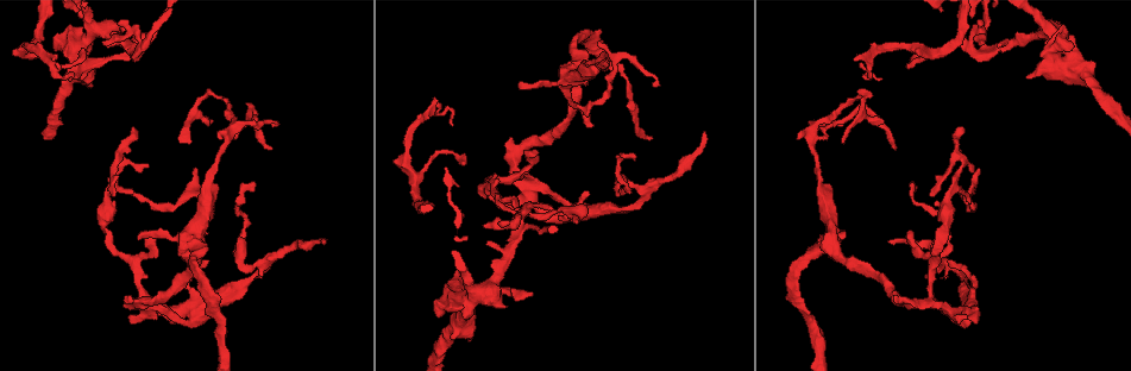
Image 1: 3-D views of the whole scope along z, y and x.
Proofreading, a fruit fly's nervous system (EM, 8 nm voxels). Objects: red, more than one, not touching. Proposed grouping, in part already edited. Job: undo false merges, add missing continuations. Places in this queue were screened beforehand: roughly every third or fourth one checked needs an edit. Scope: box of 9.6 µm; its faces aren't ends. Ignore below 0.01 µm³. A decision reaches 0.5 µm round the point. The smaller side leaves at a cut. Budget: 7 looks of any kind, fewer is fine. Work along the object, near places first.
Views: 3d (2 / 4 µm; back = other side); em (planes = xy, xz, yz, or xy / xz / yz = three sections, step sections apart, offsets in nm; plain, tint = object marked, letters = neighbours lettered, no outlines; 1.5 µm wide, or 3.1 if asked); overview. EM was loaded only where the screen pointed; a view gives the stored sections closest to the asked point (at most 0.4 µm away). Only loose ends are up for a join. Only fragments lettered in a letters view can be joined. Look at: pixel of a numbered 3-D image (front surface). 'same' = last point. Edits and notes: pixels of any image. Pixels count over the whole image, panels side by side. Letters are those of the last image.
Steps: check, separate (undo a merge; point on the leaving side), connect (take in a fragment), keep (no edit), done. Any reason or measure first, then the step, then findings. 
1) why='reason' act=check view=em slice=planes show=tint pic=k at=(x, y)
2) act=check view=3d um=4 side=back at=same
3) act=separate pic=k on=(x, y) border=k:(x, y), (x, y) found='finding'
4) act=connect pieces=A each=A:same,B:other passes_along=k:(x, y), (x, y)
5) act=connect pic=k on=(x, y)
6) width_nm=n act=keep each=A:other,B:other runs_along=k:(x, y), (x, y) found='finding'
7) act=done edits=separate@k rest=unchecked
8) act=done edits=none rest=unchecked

why='three arms meet' act=check view=em slice=planes show=plain pic=1 at=(415, 176)

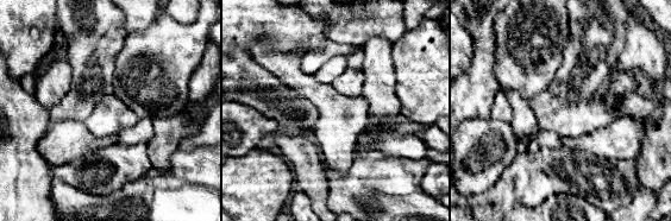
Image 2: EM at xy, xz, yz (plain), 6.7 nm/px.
act=check view=em slice=planes show=letters at=same

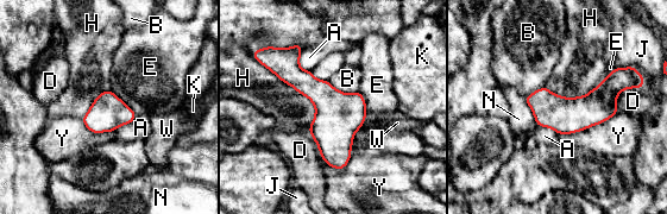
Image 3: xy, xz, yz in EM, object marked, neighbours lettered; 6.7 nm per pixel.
longest_contact=H:500nm act=keep each=A:other,B:other,D:other,E:other,H:other,J:other,K:other,N:other,W:other,Y:other border=3:(327, 81), (343, 92), (359, 92) found='all the same neuron'

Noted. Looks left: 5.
why='branch stops here' act=check view=em slice=yz step=8 show=letters pic=1 at=(1074, 45)

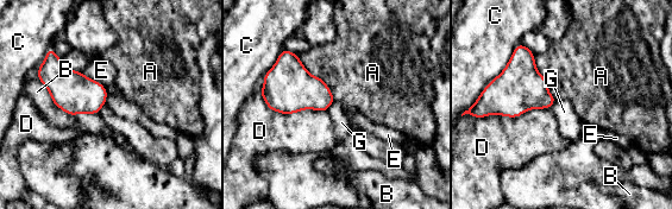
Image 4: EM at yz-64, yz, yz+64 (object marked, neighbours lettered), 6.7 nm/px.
act=check view=em slice=planes show=letters at=same

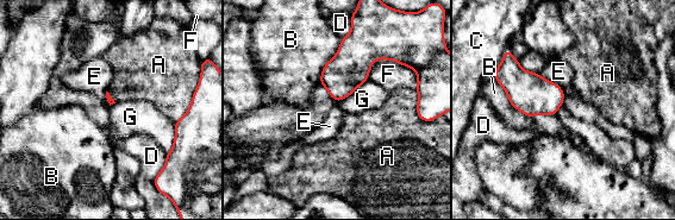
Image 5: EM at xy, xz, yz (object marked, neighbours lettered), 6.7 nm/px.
act=keep each=A:other,B:other,C:other,D:other,E:other,F:other,G:other border=5:(191, 101), (187, 111), (175, 123) found='none of them fits'

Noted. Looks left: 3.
why='free end' act=check view=3d um=4 pic=1 at=(56, 55)

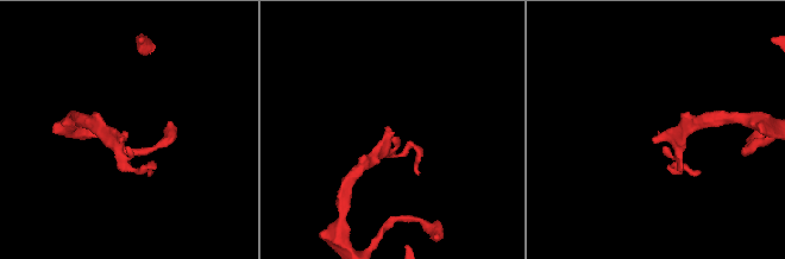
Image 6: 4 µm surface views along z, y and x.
why='shape alone is not enough' act=check view=em slice=planes show=letters pic=6 at=(127, 133)

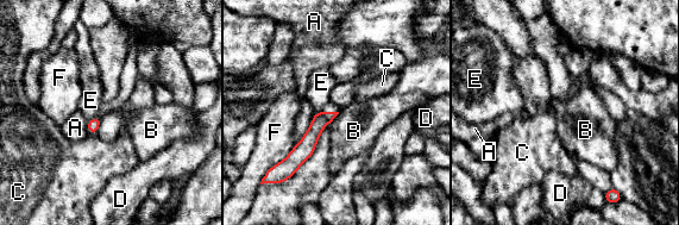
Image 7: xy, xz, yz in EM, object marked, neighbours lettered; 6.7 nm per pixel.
act=keep each=A:other,B:other,C:other,D:other,E:other,F:other runs_along=7:(332, 114), (315, 129), (291, 167) found='none of them fits'

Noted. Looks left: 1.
act=done edits=none rest=unchecked

